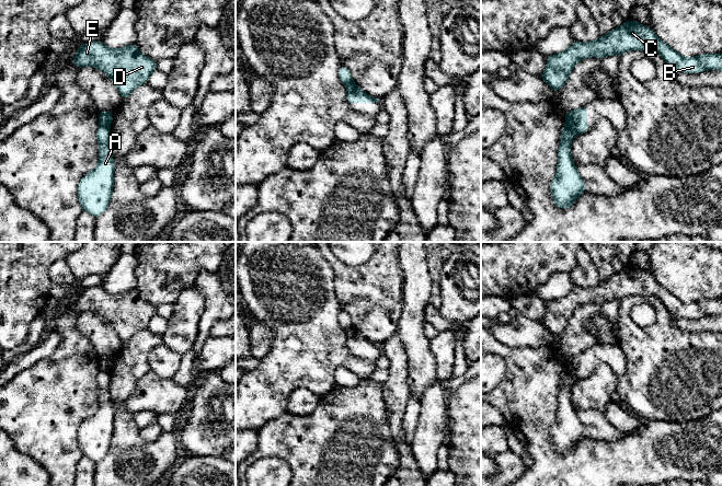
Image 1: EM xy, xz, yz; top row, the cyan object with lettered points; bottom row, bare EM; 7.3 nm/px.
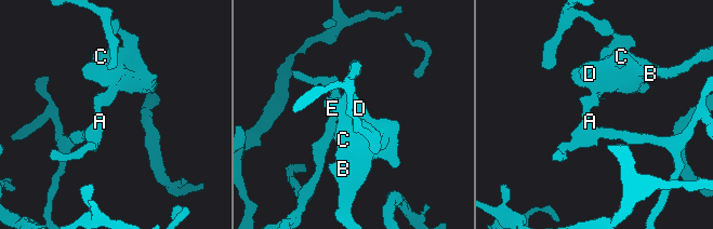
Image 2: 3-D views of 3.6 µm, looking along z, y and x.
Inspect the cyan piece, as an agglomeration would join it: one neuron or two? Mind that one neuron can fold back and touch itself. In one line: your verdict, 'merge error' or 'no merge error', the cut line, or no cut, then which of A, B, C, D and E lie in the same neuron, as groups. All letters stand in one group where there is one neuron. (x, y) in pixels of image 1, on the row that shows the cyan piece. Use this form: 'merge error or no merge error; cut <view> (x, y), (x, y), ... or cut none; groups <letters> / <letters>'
merge error; cut yz (566, 123), (577, 132); groups A / B C D E

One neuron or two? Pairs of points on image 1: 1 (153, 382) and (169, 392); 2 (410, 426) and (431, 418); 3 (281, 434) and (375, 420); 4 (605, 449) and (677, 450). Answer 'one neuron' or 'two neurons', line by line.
1: one neuron
2: two neurons
3: one neuron
4: one neuron

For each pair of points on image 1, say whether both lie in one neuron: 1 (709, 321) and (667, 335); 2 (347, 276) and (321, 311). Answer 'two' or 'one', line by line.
1: two
2: two

